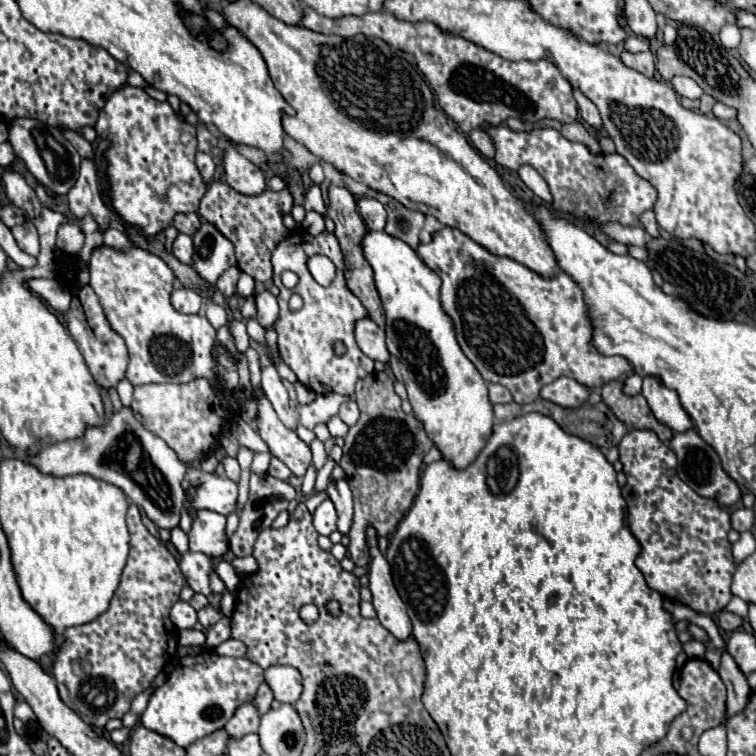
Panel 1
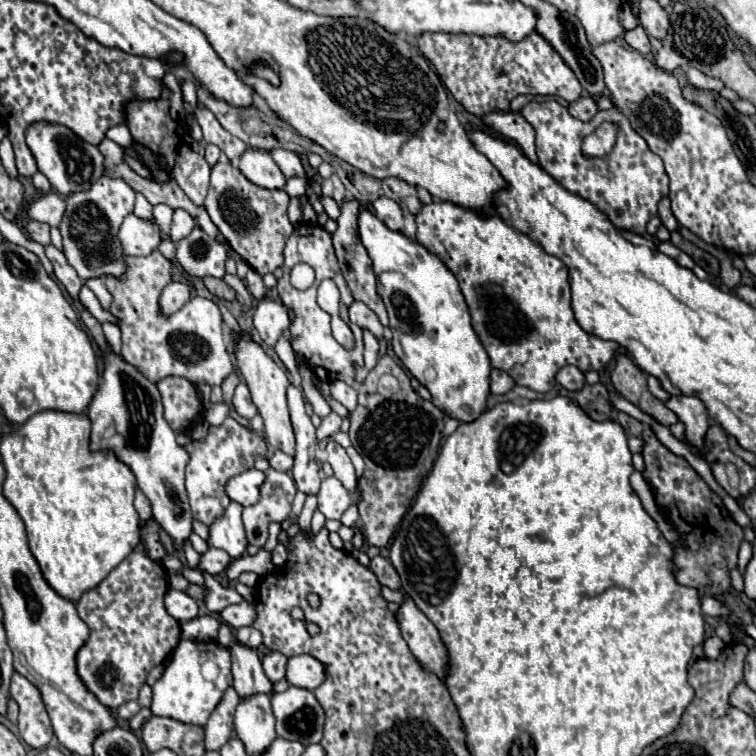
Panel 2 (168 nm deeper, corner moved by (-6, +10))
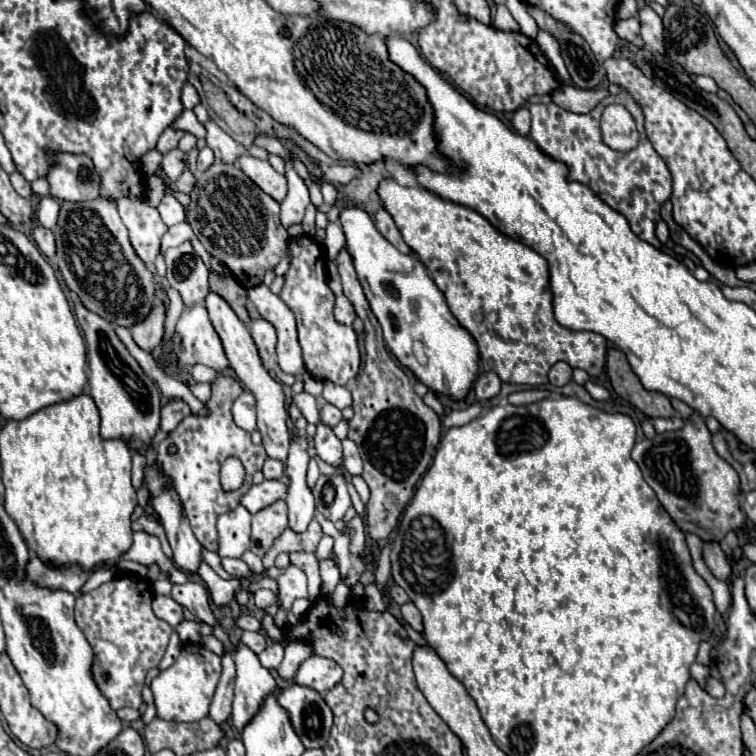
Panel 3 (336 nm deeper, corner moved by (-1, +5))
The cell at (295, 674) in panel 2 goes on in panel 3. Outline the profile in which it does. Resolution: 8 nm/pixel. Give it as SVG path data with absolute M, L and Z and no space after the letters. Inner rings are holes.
M313 655L299 665L297 675L295 675L295 683L309 687L309 689L315 689L323 695L331 687L335 687L335 683L339 683L341 677L343 677L343 669L335 661Z

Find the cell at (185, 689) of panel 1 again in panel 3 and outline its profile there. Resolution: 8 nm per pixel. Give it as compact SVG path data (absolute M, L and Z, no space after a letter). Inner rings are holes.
M201 643L185 645L181 649L181 655L173 663L173 667L161 671L153 681L151 681L151 691L157 707L157 717L165 721L183 721L183 723L193 723L203 717L207 717L209 703L213 699L215 687L221 677L221 657L205 649Z

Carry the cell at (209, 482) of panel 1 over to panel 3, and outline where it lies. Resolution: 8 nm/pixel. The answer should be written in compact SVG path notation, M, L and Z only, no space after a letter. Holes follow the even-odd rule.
M265 479L259 485L251 485L251 489L241 497L241 505L249 511L261 511L267 507L267 503L275 503L275 499L283 499L287 487L281 481L269 481Z

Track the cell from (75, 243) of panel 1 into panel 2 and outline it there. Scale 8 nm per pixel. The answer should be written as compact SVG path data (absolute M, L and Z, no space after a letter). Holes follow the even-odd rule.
M48 192L28 206L28 216L38 222L46 222L50 226L58 226L64 216L64 210L66 210L64 196L56 192Z

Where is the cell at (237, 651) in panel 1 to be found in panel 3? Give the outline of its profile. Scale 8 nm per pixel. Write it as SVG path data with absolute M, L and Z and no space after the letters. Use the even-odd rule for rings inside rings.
M243 631L241 641L253 651L253 653L261 653L267 645L267 637L263 633L253 633L253 631Z

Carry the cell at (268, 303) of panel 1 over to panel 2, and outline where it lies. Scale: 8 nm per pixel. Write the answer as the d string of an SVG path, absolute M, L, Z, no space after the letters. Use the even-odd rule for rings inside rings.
M266 296L262 302L256 304L254 328L258 330L264 344L274 346L282 336L282 332L288 330L288 326L290 326L290 320L288 320L286 308L280 302L272 300L272 296Z

